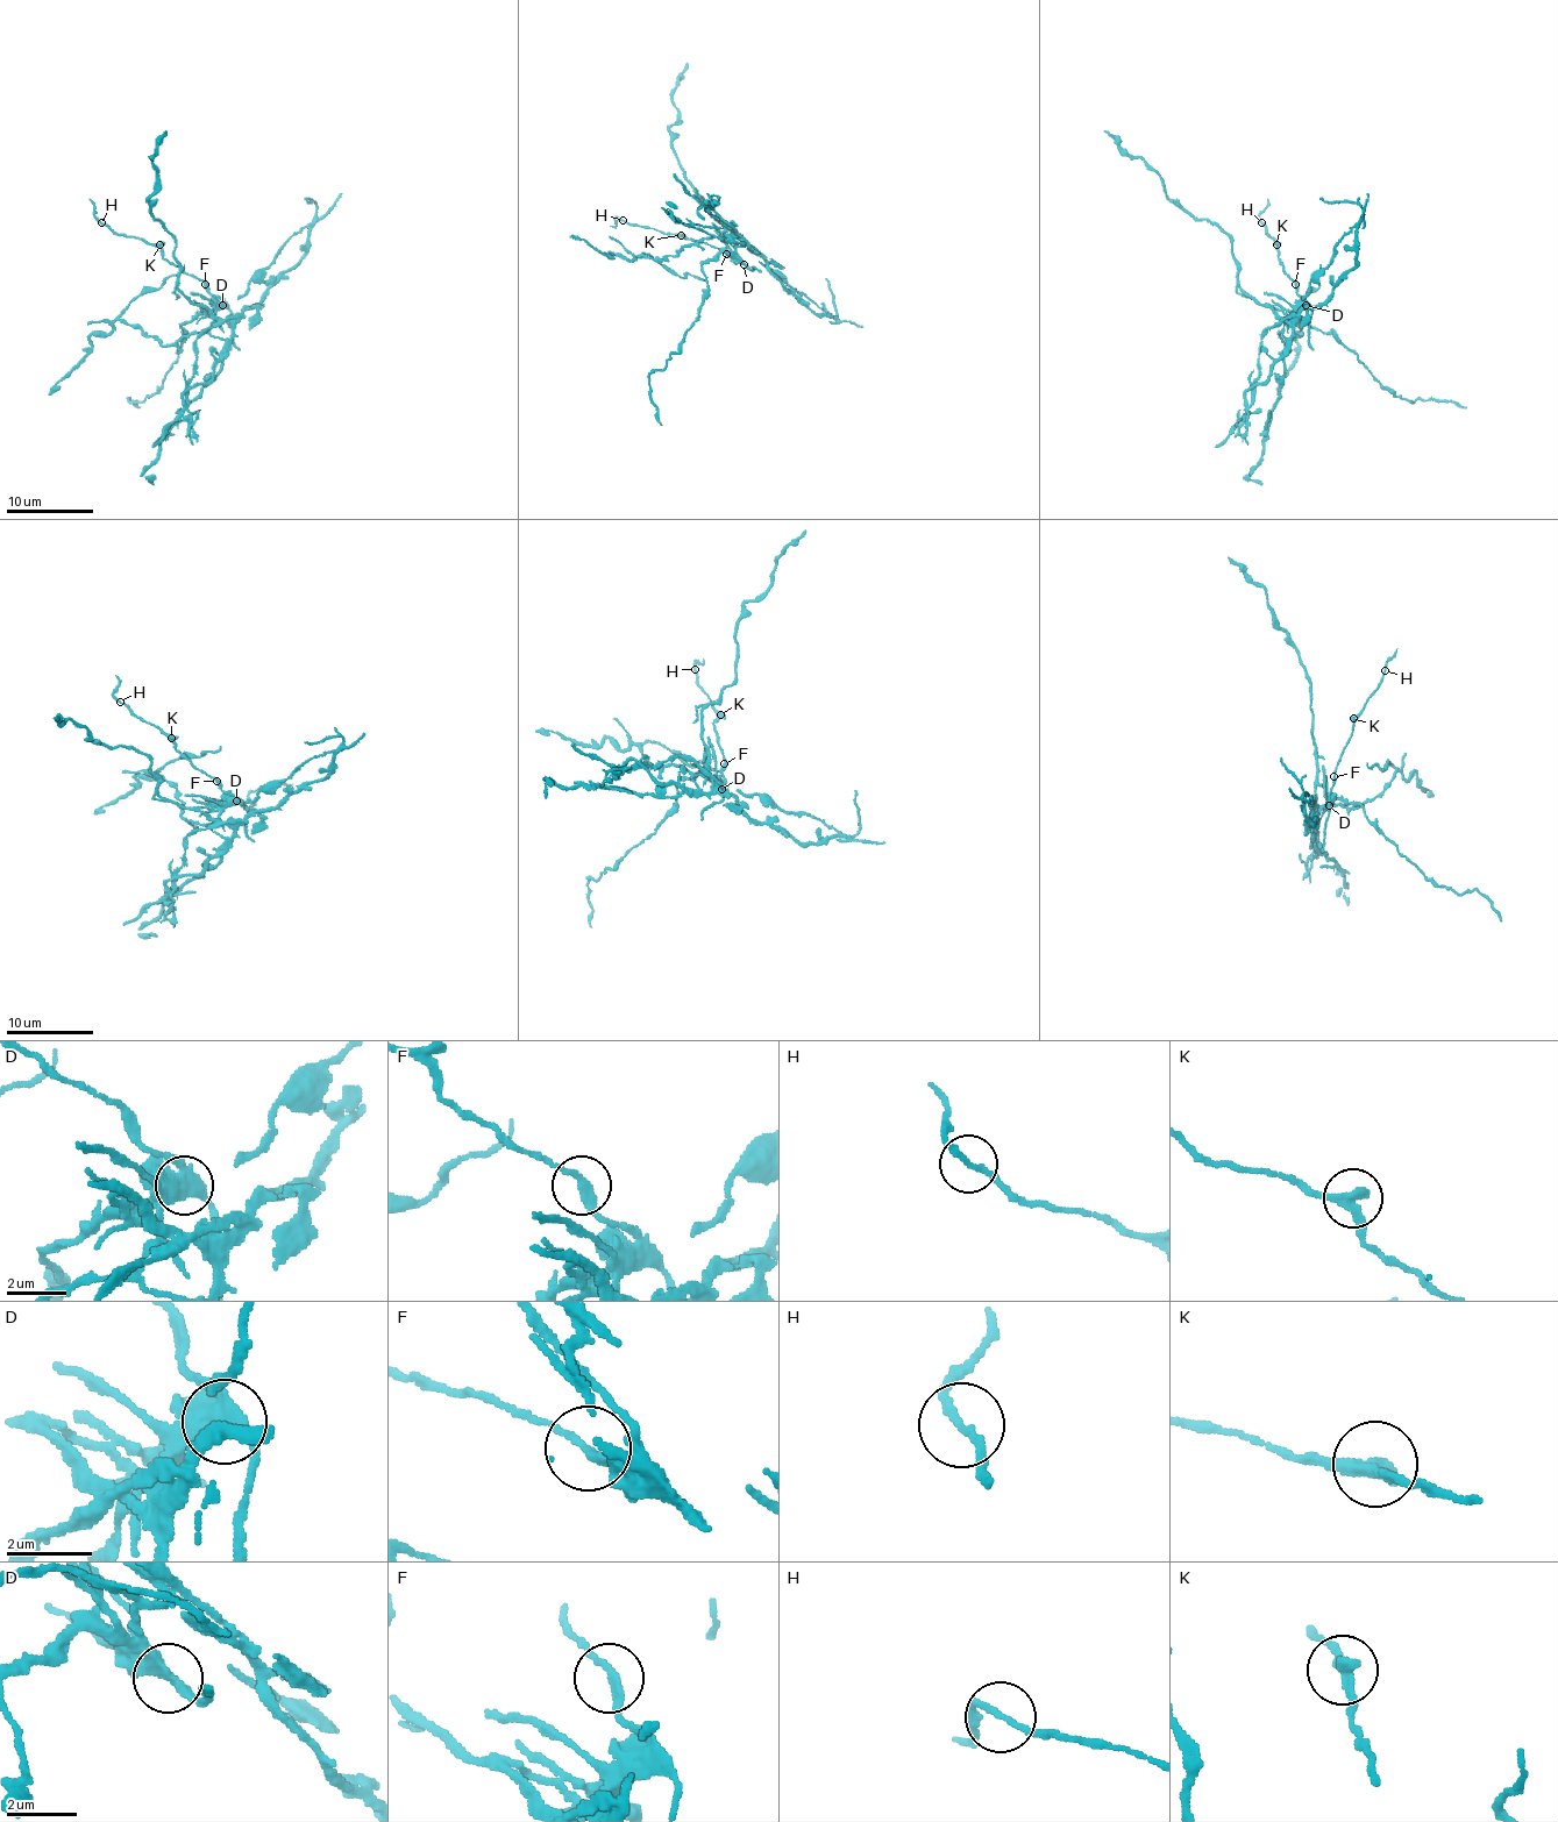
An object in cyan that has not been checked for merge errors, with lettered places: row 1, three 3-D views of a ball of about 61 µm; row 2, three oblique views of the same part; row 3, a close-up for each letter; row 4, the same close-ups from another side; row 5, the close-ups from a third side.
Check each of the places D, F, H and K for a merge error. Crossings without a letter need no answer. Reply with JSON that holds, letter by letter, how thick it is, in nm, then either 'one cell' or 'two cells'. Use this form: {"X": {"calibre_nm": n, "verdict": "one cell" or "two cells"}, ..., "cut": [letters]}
{"D": {"calibre_nm": 400, "verdict": "two cells"}, "F": {"calibre_nm": 240, "verdict": "one cell"}, "H": {"calibre_nm": 160, "verdict": "one cell"}, "K": {"calibre_nm": 320, "verdict": "one cell"}, "cut": ["D"]}

